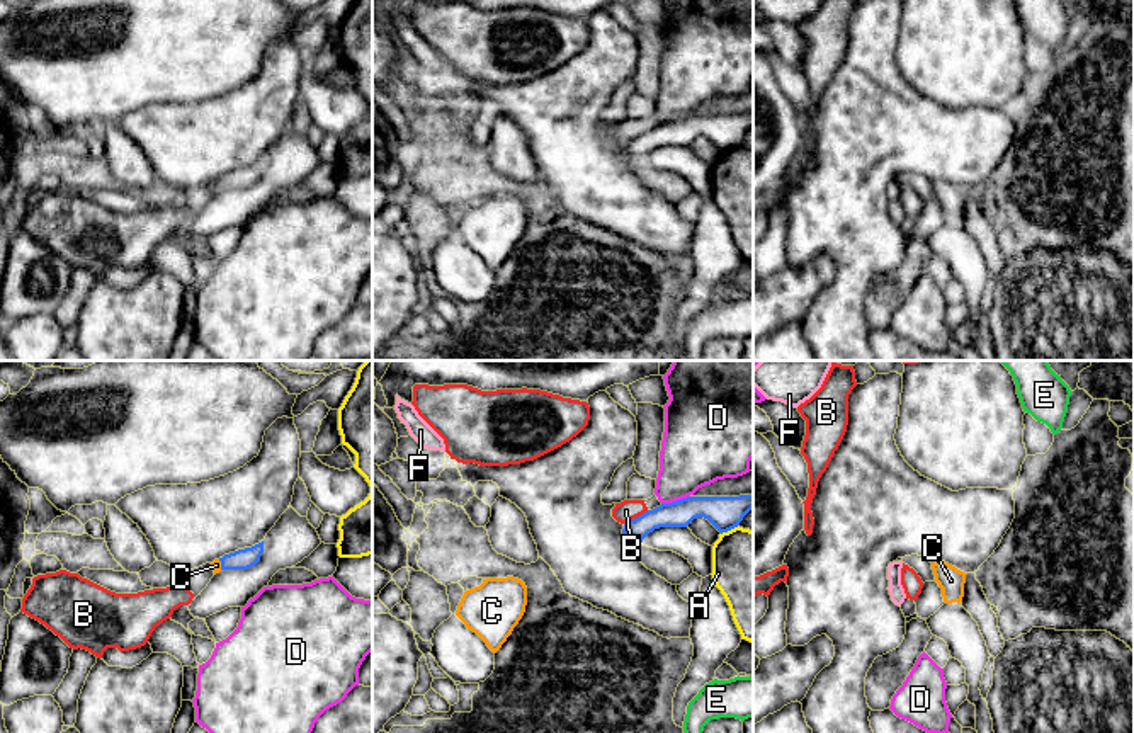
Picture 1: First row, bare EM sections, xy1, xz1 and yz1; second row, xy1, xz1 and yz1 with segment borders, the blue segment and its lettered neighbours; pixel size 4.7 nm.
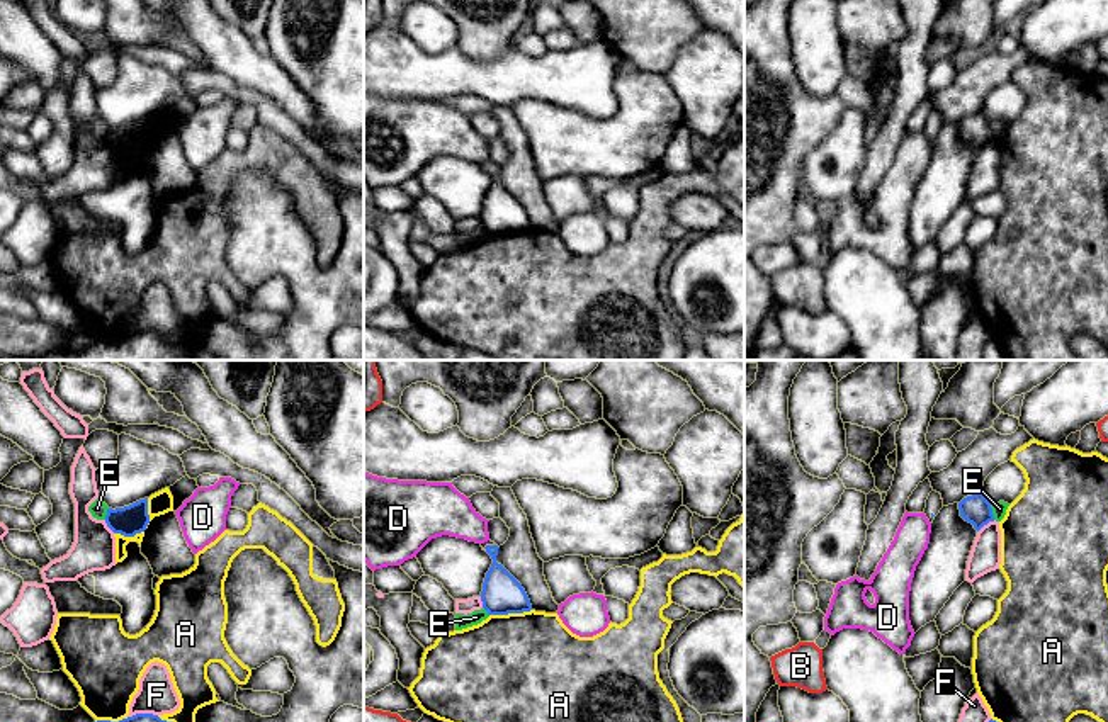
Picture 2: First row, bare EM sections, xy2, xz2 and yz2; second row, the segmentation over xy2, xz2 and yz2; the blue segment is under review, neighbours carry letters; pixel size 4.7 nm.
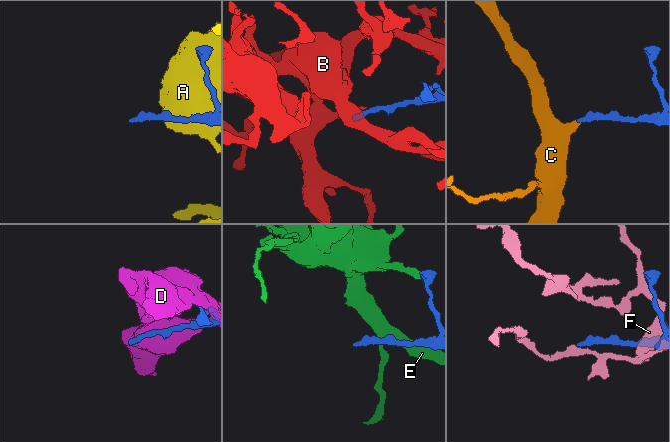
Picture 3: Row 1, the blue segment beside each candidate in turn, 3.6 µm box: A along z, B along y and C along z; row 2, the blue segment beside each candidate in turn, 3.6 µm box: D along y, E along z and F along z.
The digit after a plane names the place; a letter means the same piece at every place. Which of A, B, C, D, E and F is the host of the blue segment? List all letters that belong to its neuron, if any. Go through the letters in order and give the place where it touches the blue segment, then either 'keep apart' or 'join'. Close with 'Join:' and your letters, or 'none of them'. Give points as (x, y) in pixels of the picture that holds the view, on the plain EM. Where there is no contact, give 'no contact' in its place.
A: meets blue in xz2 at (510, 231); keep apart
B: meets blue in xz1 at (636, 136); keep apart
C: meets blue in xy1 at (221, 184); join
D: meets blue in xz1 at (677, 119); keep apart
E: meets blue in yz2 at (991, 131); keep apart
F: meets blue in yz2 at (986, 143); keep apart
Join: C

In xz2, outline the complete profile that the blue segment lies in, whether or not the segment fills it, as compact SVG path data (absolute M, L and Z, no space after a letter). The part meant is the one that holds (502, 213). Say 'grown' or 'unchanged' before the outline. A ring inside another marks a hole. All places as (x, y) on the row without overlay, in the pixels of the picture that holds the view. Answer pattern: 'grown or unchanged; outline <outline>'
unchanged; outline M486 165L486 172L491 175L493 183L486 192L481 221L488 234L508 234L530 231L530 219L522 204L496 182L498 165Z

